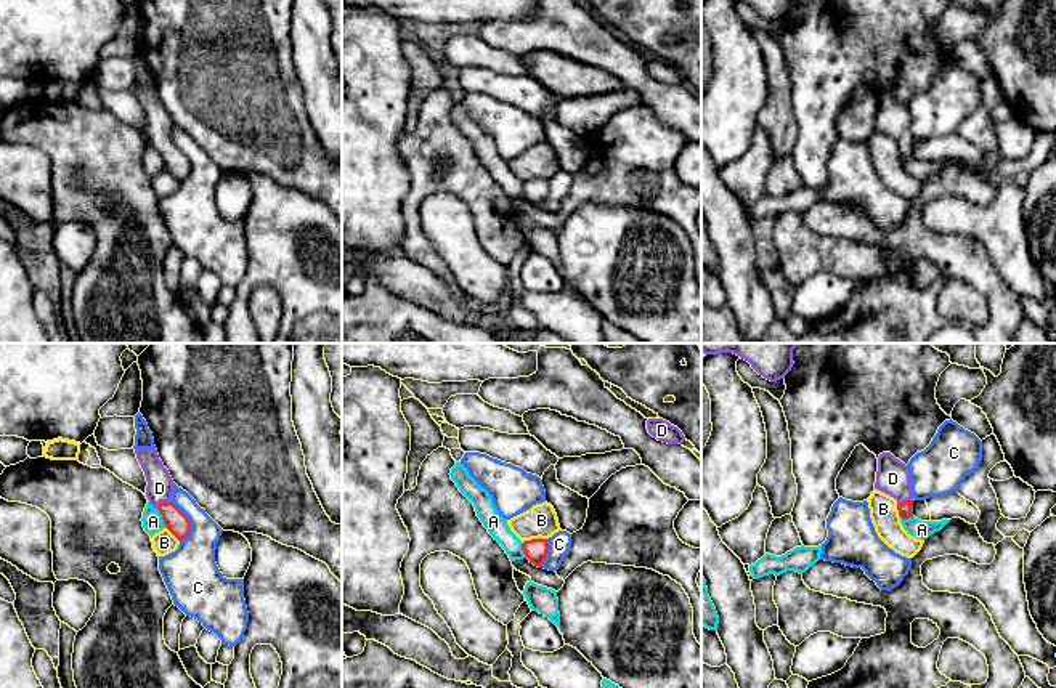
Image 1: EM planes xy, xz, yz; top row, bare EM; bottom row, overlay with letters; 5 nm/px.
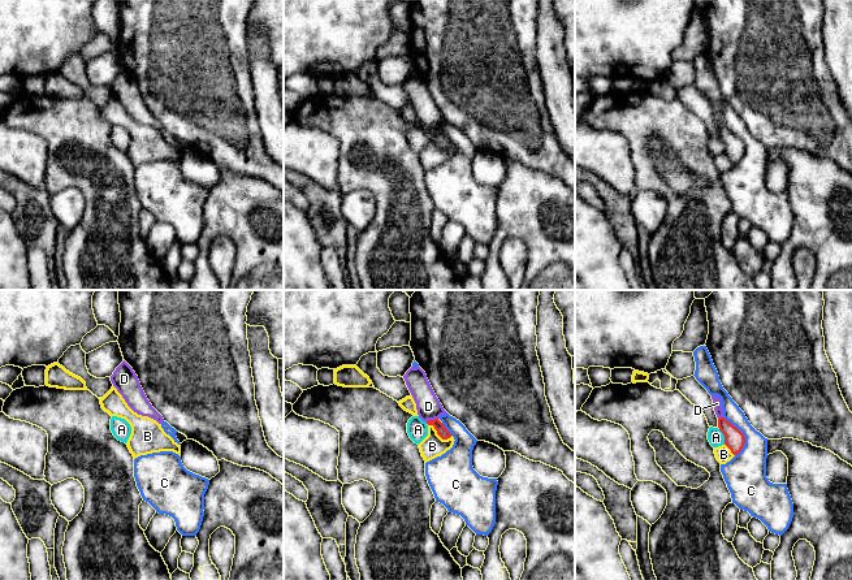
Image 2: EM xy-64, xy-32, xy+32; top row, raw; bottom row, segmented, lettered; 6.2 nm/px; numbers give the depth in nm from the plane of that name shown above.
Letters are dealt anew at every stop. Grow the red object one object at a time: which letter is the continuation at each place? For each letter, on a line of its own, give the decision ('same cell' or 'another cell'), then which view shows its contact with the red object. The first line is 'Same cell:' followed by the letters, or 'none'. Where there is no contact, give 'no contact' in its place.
Same cell: D
A: another cell; contact in xy
B: another cell; contact in xz
C: another cell; contact in xy
D: same cell; contact in xy

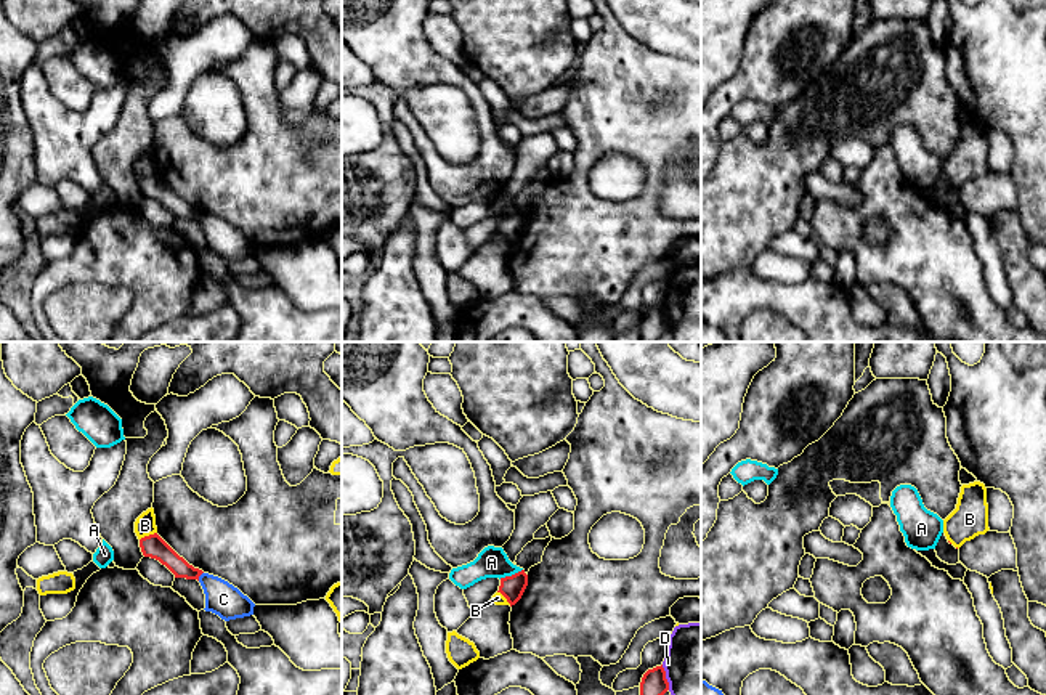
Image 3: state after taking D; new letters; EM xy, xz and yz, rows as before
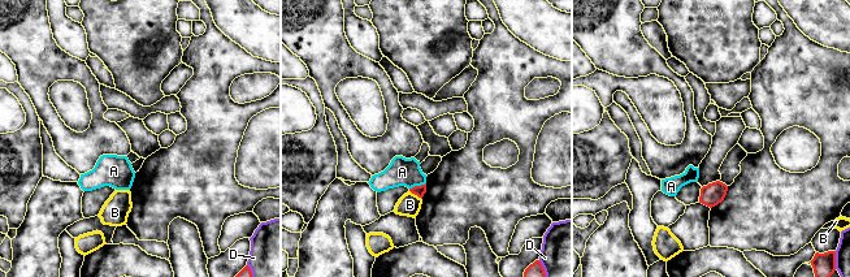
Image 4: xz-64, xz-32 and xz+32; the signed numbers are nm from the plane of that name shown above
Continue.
Same cell: none
A: another cell; contact in xz
B: another cell; contact in xy
C: another cell; contact in xy
D: another cell; contact in xz

